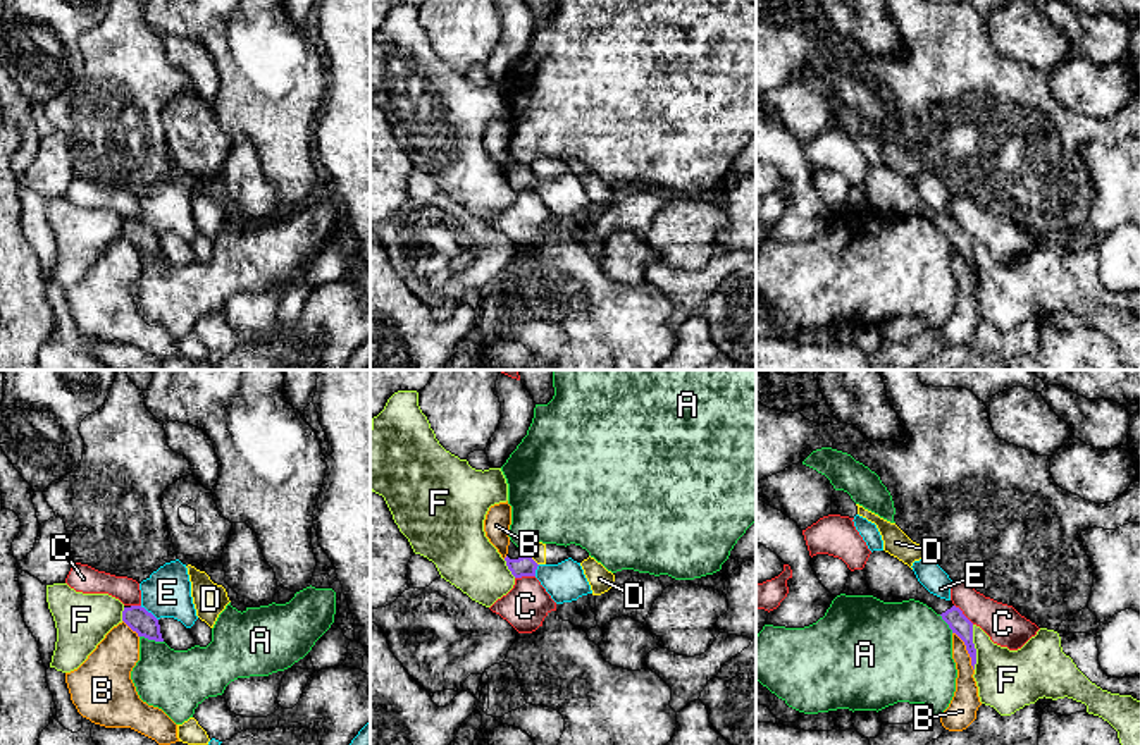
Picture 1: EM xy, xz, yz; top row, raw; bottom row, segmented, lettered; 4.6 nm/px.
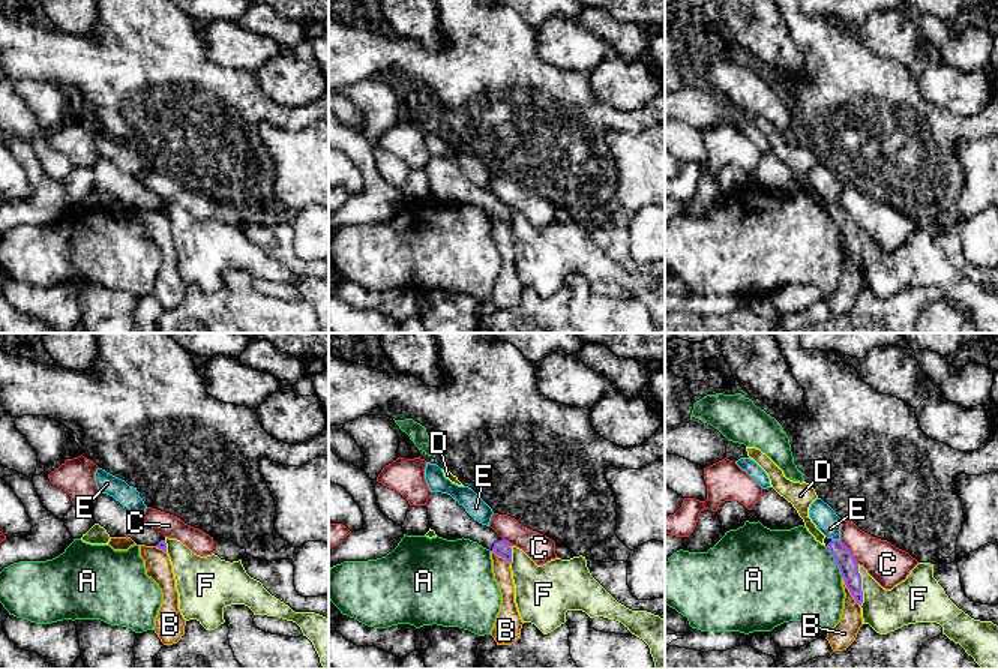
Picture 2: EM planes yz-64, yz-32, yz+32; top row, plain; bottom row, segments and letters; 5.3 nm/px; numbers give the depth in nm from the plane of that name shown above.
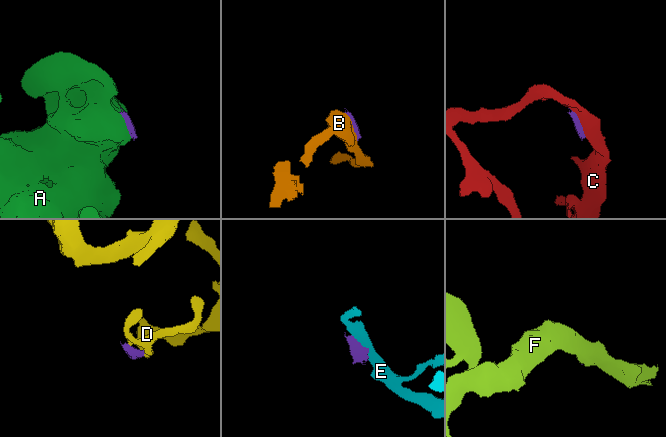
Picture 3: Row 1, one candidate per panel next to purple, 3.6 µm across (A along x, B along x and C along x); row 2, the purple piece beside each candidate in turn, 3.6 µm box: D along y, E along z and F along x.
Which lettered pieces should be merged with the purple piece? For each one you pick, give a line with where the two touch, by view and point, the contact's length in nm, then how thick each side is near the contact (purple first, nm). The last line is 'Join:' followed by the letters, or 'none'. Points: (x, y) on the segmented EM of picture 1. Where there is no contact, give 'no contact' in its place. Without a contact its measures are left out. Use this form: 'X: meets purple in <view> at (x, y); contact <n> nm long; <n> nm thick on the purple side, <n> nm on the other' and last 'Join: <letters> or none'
Join: none

